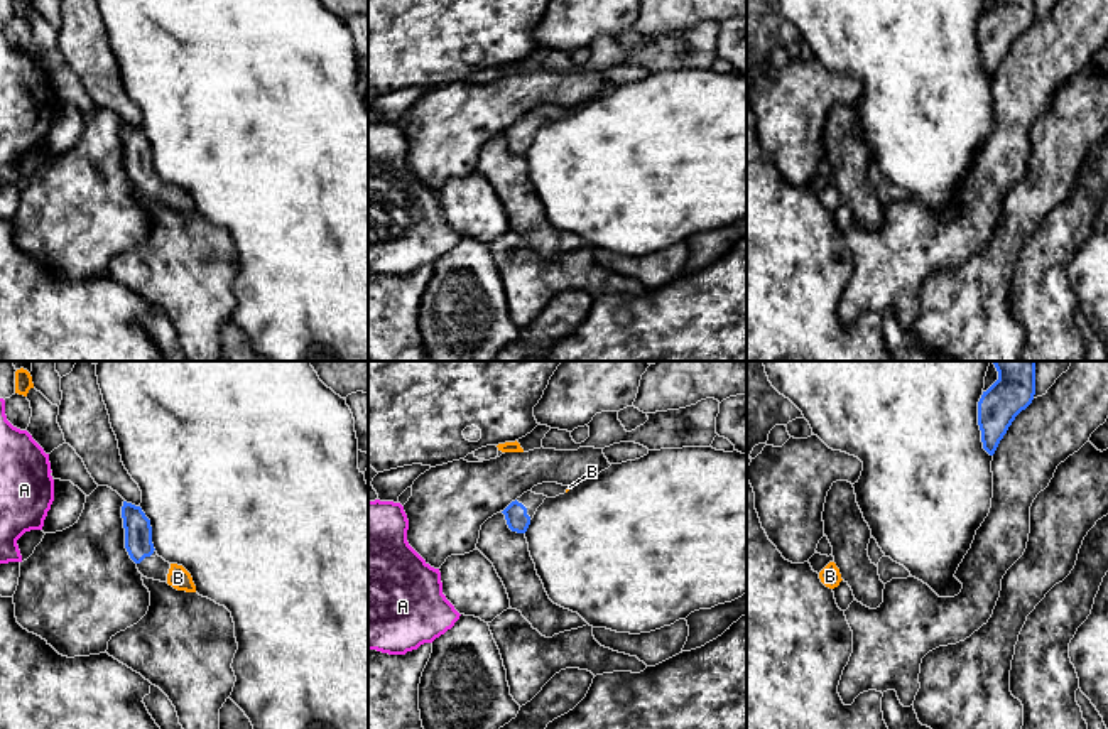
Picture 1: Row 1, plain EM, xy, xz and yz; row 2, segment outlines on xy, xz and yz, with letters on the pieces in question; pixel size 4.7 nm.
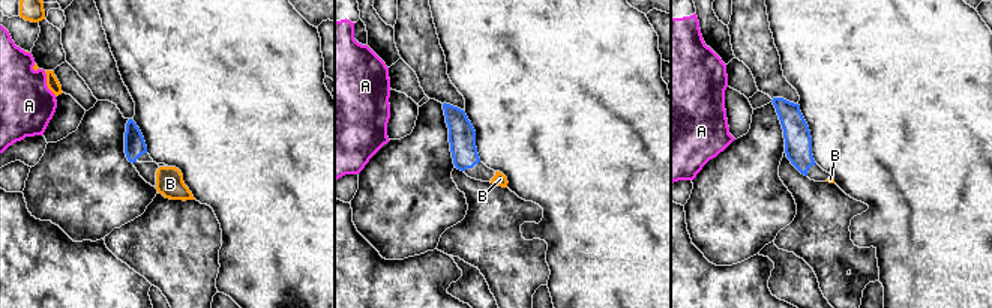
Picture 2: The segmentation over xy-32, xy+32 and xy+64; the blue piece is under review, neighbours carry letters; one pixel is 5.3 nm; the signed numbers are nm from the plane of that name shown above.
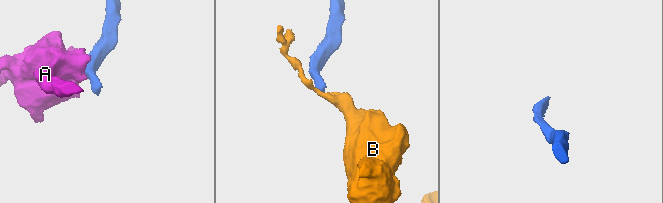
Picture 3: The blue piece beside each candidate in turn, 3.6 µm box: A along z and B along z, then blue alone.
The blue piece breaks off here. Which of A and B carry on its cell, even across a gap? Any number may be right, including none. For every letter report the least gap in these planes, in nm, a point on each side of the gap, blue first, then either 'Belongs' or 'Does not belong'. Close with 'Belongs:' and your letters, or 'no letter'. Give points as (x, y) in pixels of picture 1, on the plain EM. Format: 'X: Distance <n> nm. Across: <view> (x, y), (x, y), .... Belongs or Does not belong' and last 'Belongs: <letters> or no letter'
A: Distance 320 nm. Across: xy (122, 129), (53, 122). Does not belong
B: Distance 100 nm. Across: xy (152, 174), (171, 186). Belongs
Belongs: B

